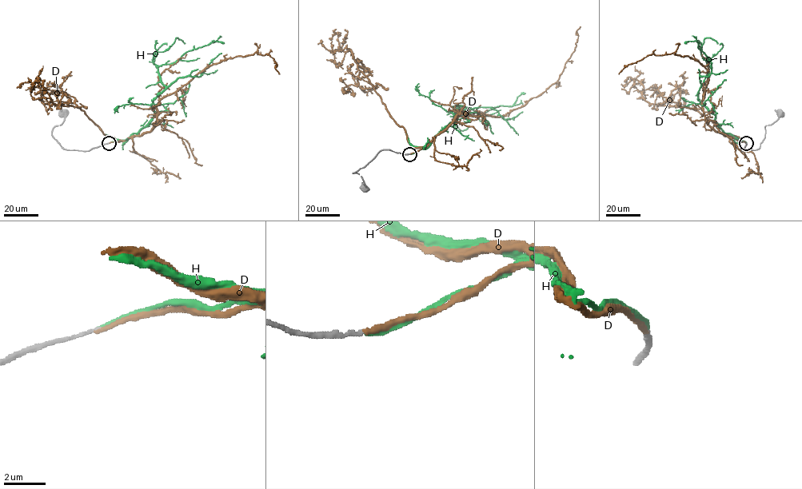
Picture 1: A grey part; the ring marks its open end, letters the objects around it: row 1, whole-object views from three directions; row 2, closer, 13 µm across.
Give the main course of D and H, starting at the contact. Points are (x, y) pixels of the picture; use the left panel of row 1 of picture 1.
D: (109, 143), (149, 132), (156, 121), (160, 100), (213, 64), (236, 56), (265, 53), (275, 61), (279, 74)
H: (108, 143), (137, 133), (154, 115), (152, 101), (165, 86), (158, 66), (173, 64), (213, 41), (224, 43)

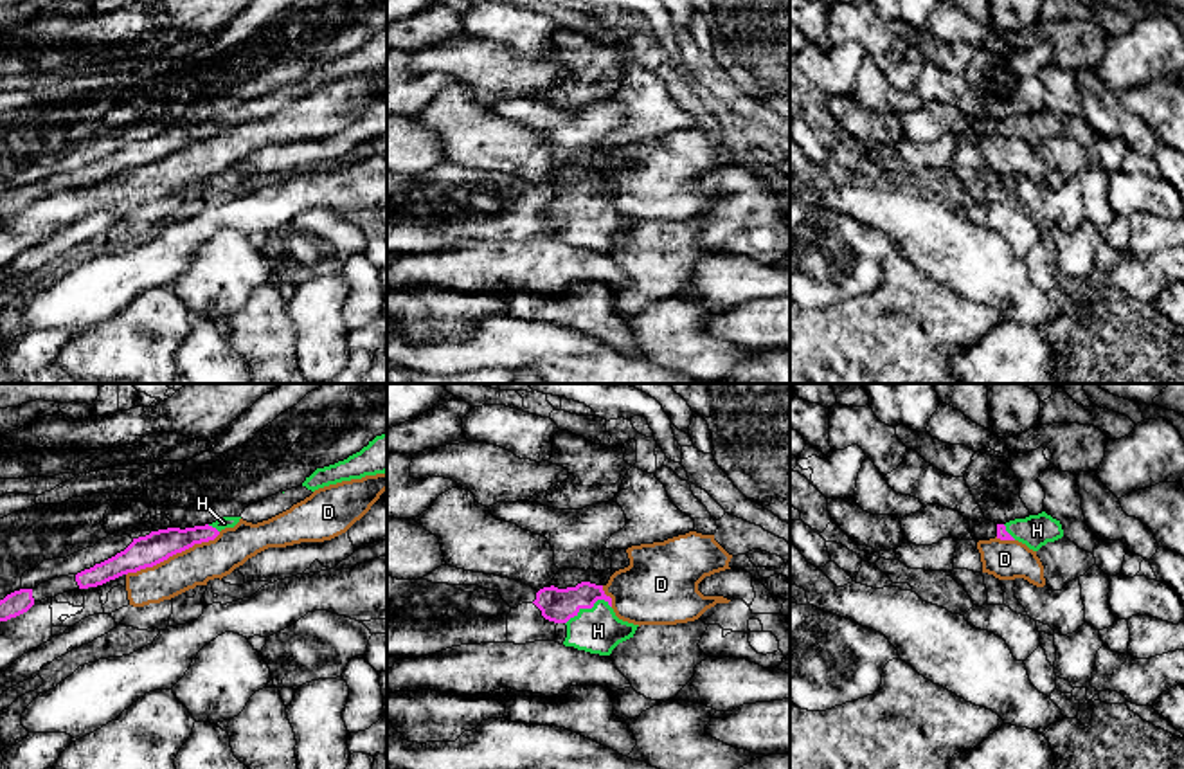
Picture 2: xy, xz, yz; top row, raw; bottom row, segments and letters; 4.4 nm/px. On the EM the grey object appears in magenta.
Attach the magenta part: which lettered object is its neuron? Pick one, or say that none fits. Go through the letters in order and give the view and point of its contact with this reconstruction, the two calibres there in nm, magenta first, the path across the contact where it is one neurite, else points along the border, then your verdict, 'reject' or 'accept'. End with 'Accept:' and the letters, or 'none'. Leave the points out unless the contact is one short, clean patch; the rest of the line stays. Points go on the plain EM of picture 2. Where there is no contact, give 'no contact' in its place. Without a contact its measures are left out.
D: meets magenta in xy at (173, 150); 140 nm thick on the magenta side, 170 nm on the other; border along xy (220, 128), (213, 135), (195, 139), (126, 171); reject
H: meets magenta in xz at (587, 204); 150 nm thick on the magenta side, 200 nm on the other; runs through xz (558, 202), (587, 204), (591, 220), (598, 227); accept
Accept: H

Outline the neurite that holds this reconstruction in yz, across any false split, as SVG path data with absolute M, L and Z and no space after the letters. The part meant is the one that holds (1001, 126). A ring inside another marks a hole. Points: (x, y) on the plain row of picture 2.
M1045 108L1026 115L1015 115L1006 121L997 121L997 135L1018 137L1033 148L1038 148L1047 139L1054 139L1062 133L1063 126L1060 117L1053 115Z

